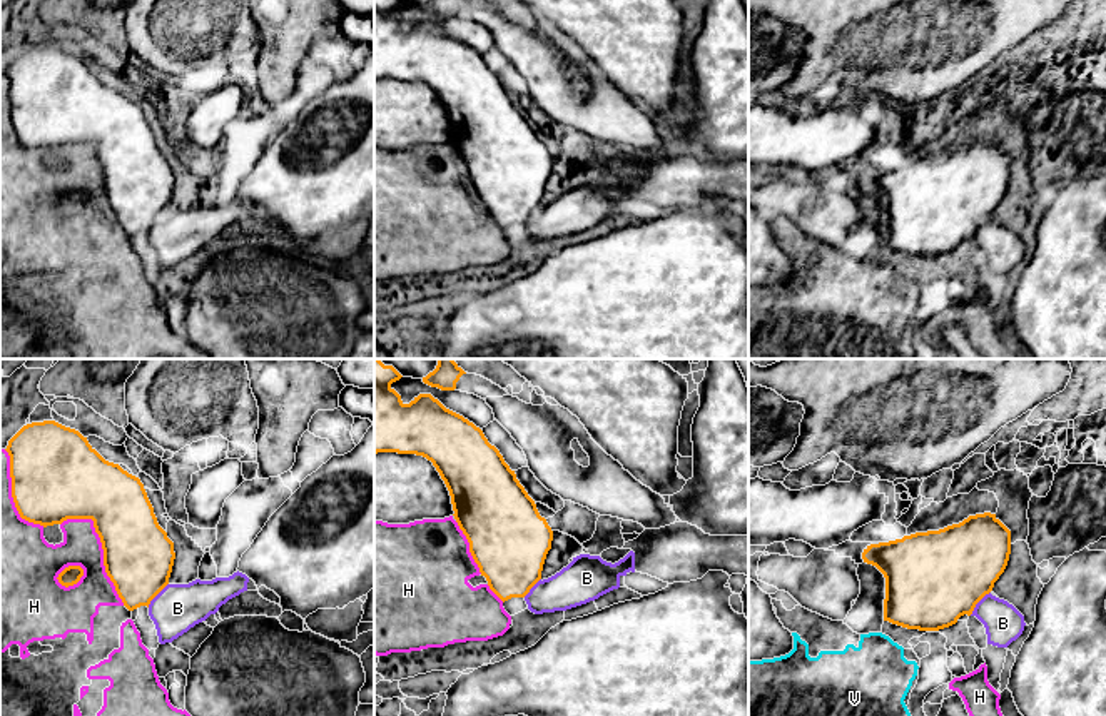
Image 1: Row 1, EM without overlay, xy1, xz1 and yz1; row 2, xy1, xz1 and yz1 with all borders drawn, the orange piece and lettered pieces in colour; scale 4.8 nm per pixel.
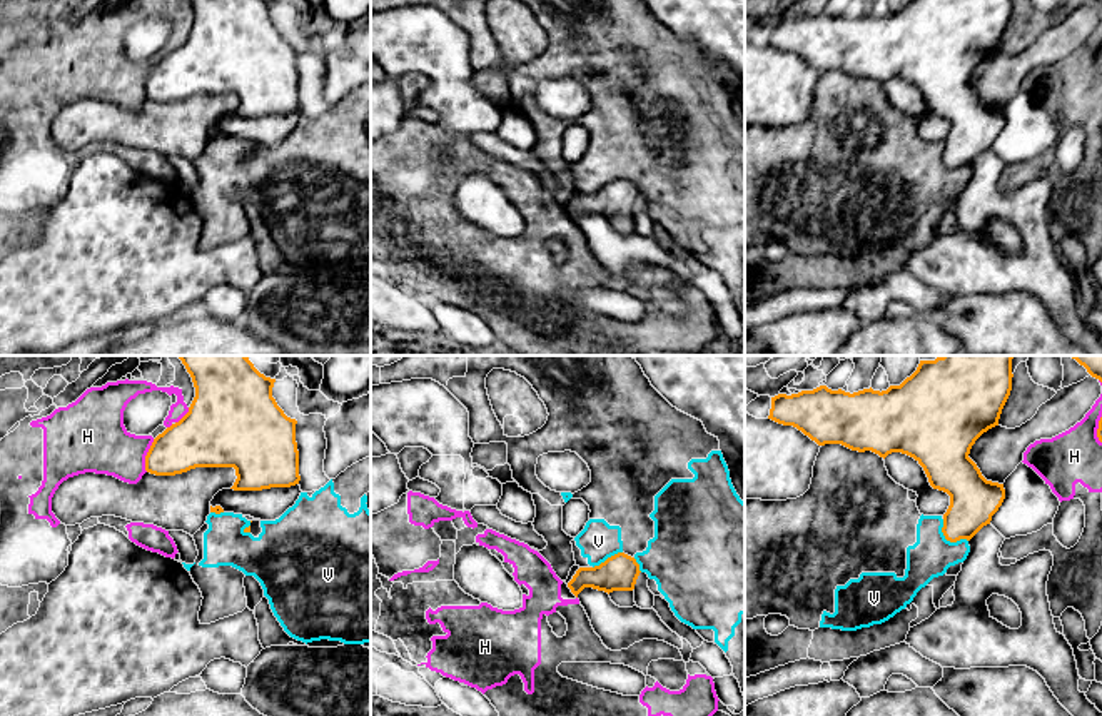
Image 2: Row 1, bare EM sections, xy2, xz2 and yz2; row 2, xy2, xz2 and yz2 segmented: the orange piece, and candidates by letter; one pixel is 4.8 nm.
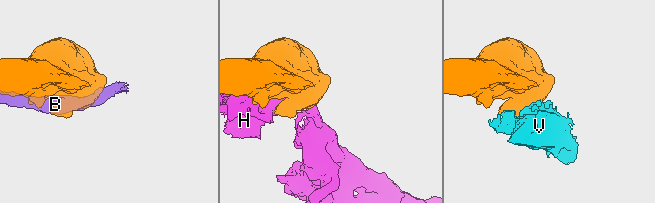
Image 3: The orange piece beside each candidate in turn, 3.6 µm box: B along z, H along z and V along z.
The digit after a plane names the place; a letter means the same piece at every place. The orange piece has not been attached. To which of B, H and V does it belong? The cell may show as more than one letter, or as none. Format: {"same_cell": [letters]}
{"same_cell": []}

